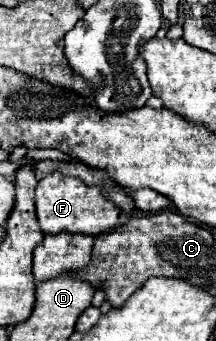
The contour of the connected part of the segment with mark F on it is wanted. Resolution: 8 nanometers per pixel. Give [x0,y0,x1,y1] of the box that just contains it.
[36,172,120,236]

